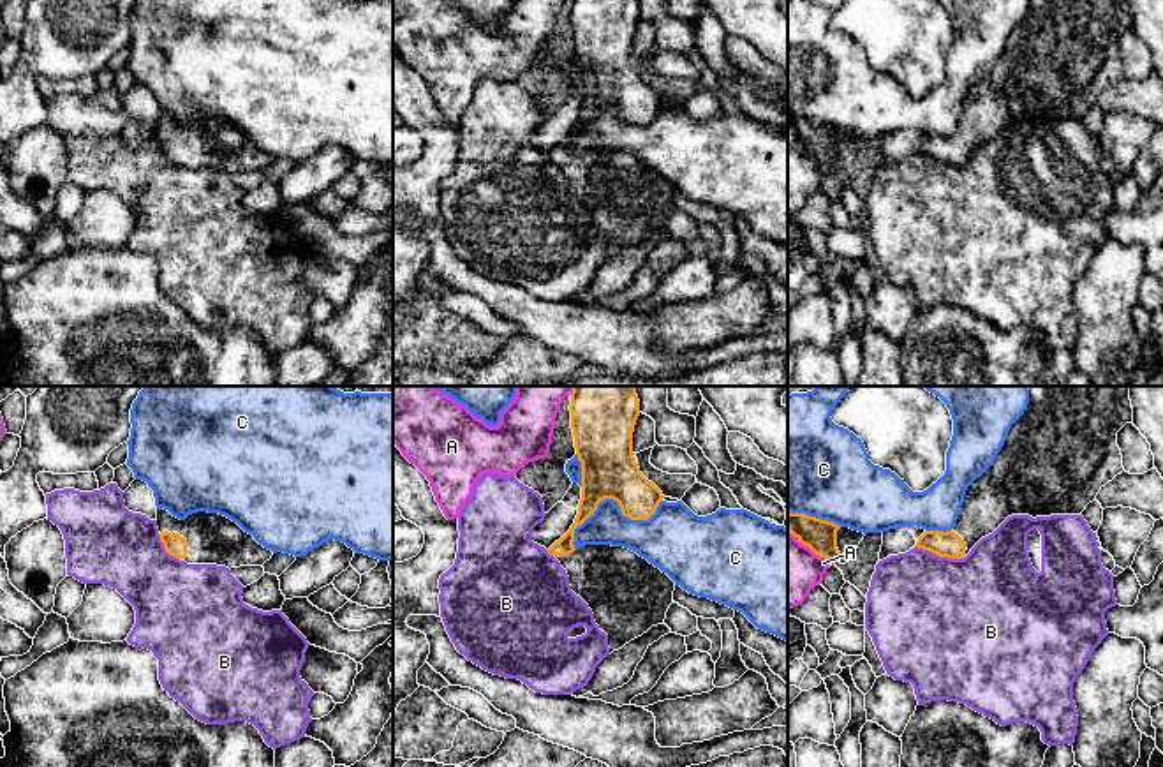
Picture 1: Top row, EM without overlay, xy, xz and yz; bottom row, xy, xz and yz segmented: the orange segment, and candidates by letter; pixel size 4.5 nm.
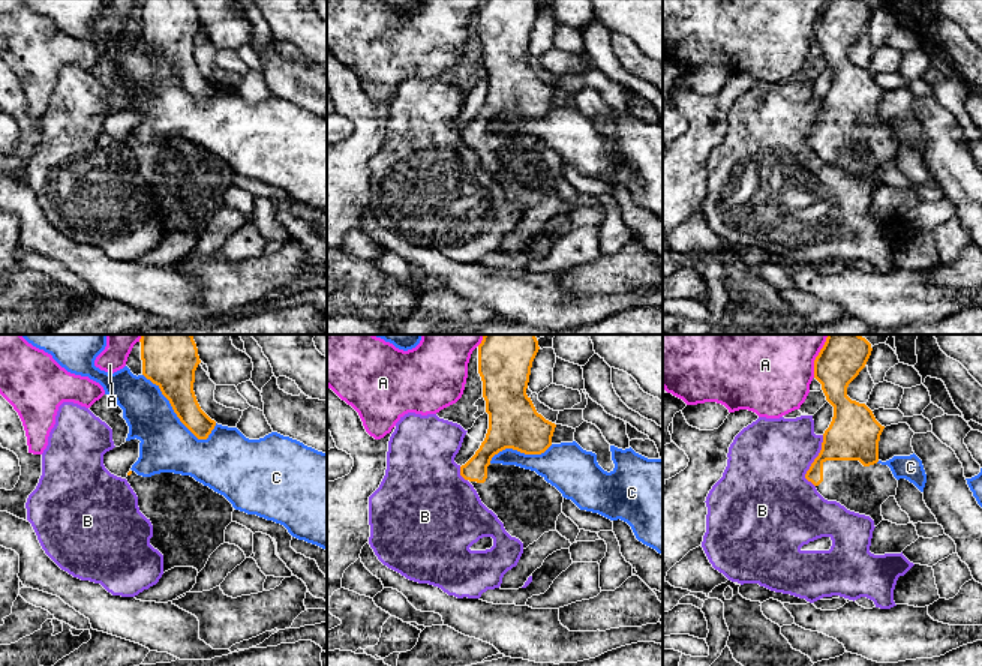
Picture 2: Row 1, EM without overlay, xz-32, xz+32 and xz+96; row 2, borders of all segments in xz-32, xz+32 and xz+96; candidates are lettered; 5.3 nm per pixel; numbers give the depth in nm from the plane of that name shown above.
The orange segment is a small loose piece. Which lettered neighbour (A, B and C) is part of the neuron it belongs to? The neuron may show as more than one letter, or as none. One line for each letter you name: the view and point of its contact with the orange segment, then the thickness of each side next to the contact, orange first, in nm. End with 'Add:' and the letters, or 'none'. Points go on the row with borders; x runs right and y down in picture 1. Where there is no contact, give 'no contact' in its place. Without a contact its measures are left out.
Add: none

